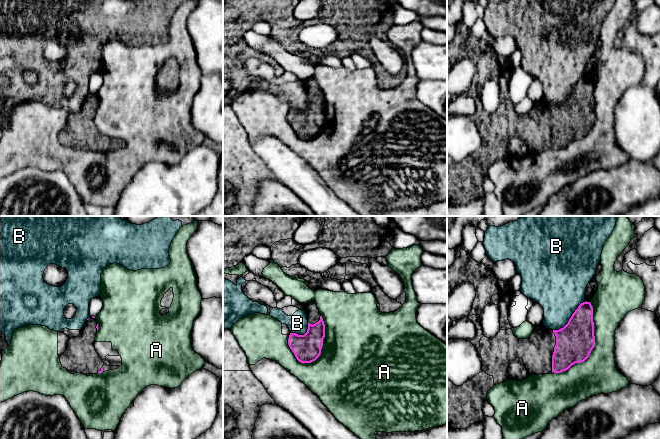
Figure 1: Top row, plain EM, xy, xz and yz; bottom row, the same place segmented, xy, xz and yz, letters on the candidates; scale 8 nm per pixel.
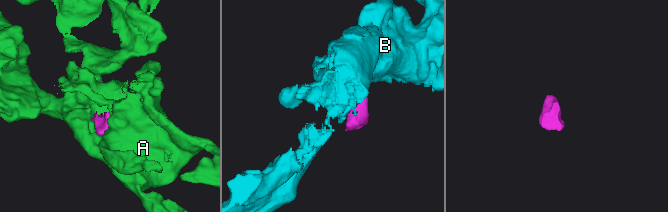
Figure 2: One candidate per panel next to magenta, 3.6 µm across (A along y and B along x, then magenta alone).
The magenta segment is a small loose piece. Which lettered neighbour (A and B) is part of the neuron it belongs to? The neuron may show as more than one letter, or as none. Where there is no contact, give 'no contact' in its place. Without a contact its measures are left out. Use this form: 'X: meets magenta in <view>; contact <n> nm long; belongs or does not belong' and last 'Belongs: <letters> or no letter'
A: meets magenta in yz; contact 550 nm long; does not belong
B: meets magenta in yz; contact 360 nm long; does not belong
Belongs: no letter

